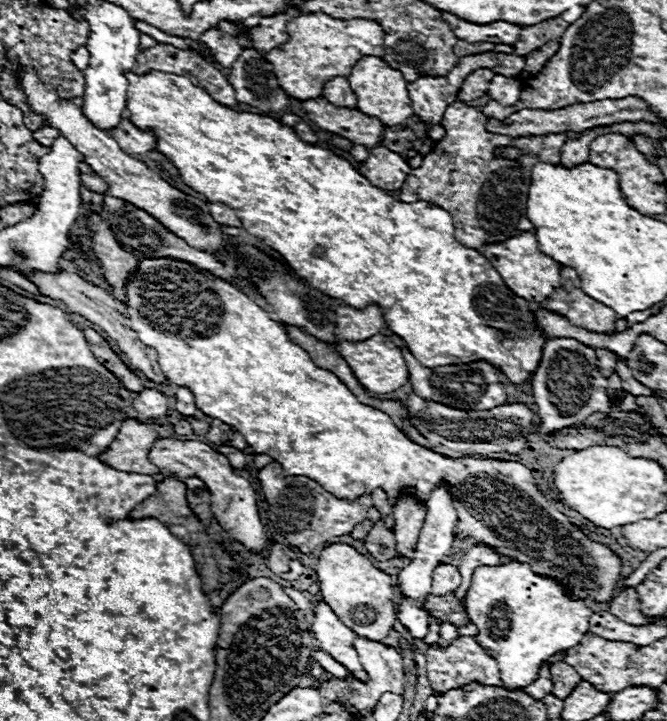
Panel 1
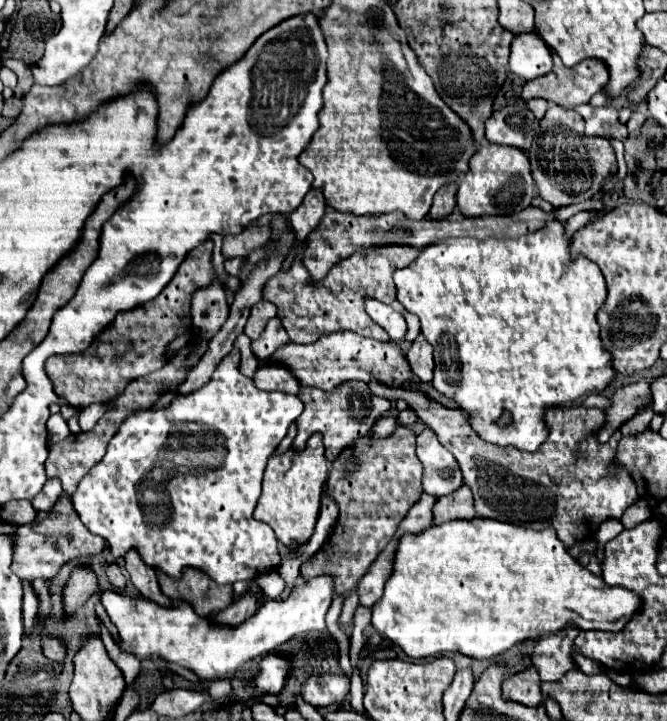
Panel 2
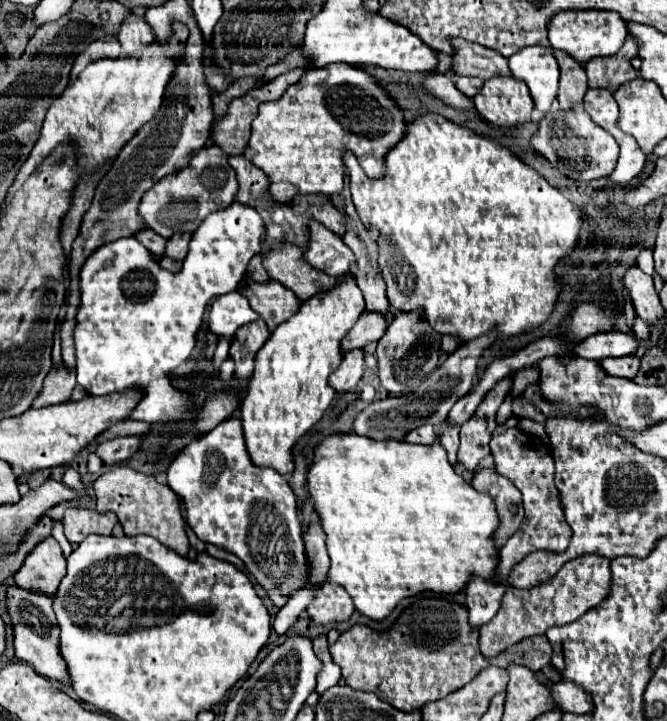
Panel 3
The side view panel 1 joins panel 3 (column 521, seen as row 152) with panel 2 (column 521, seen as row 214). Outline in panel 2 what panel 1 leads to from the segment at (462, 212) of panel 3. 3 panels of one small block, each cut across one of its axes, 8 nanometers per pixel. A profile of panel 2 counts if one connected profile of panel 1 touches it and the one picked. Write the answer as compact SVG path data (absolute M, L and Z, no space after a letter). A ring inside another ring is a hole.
M548 222L546 228L538 230L536 234L528 234L516 240L486 240L486 242L466 242L466 244L434 244L422 250L422 254L404 270L394 272L394 282L398 288L398 302L412 314L416 314L422 322L422 334L426 340L434 346L434 380L432 386L442 394L452 398L468 416L470 426L482 440L496 444L500 448L518 448L524 452L536 452L548 438L548 426L544 422L546 410L554 406L566 404L566 400L578 400L584 398L590 392L602 392L614 378L616 370L612 366L610 354L604 350L600 340L600 326L596 322L596 312L606 300L606 284L600 268L590 262L584 256L578 256L576 260L570 258L570 242L564 236L564 224L562 222ZM508 412L512 416L512 422L508 426L498 426L498 418Z

